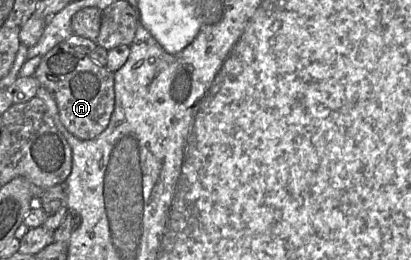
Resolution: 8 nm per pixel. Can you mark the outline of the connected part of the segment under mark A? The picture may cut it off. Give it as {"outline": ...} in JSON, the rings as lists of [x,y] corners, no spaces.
{"outline":[[[62,42],[41,57],[34,77],[52,94],[63,125],[74,136],[91,140],[107,128],[114,111],[115,90],[114,73],[106,66],[98,65],[89,55]]]}

